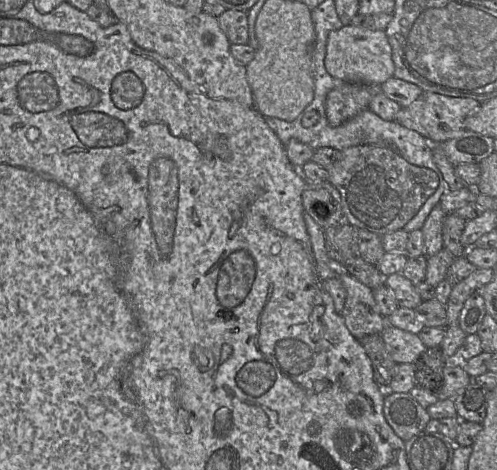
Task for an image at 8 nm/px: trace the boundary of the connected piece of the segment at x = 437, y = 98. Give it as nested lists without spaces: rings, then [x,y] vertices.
[[[423,91],[422,95],[406,107],[401,107],[395,121],[404,127],[414,130],[431,143],[442,143],[457,137],[464,128],[464,121],[480,107],[480,103],[471,98],[445,96]]]

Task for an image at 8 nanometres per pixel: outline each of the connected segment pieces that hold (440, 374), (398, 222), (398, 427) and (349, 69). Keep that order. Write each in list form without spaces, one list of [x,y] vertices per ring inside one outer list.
[[[441,346],[426,347],[414,362],[415,386],[433,394],[440,394],[444,380],[444,368],[448,360]]]
[[[377,145],[351,146],[338,152],[338,159],[327,168],[327,180],[341,195],[343,221],[380,236],[403,229],[439,185],[439,179],[434,170],[413,165],[393,148]]]
[[[388,391],[384,400],[384,416],[404,442],[424,431],[431,419],[410,392]]]
[[[345,25],[327,37],[324,64],[327,72],[342,82],[381,85],[394,75],[392,49],[384,30]]]

